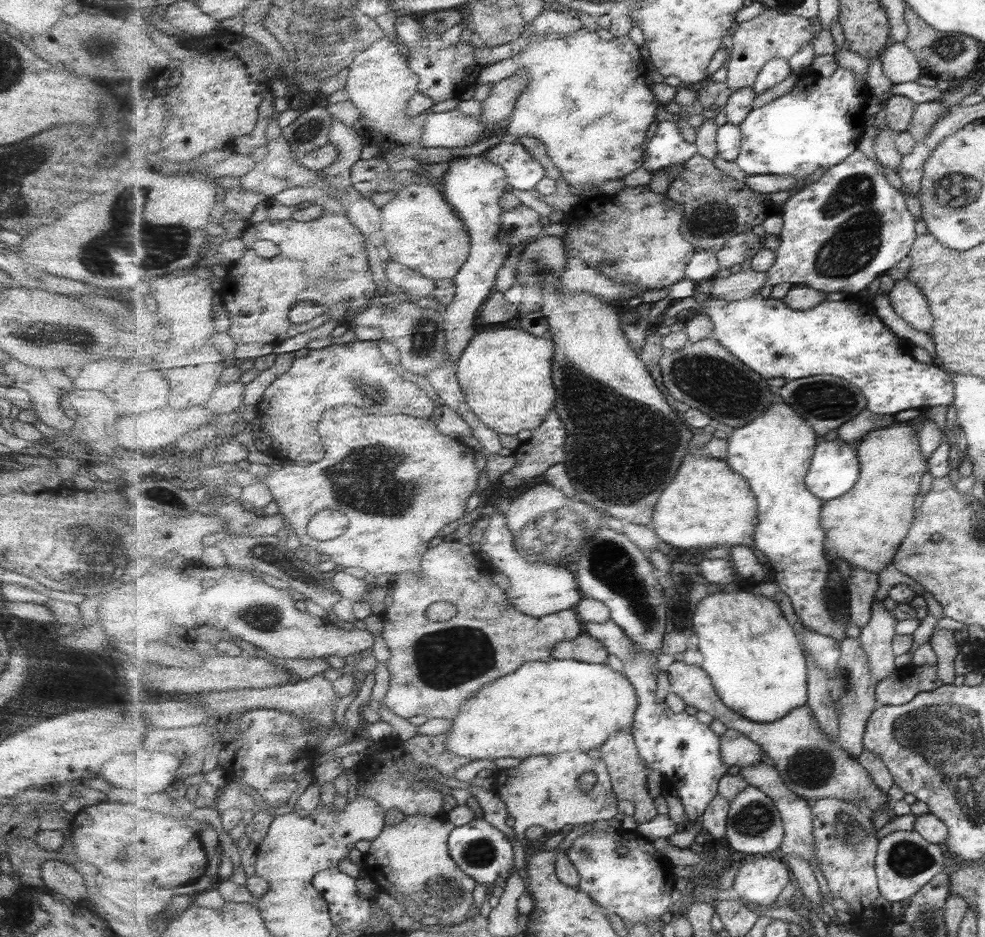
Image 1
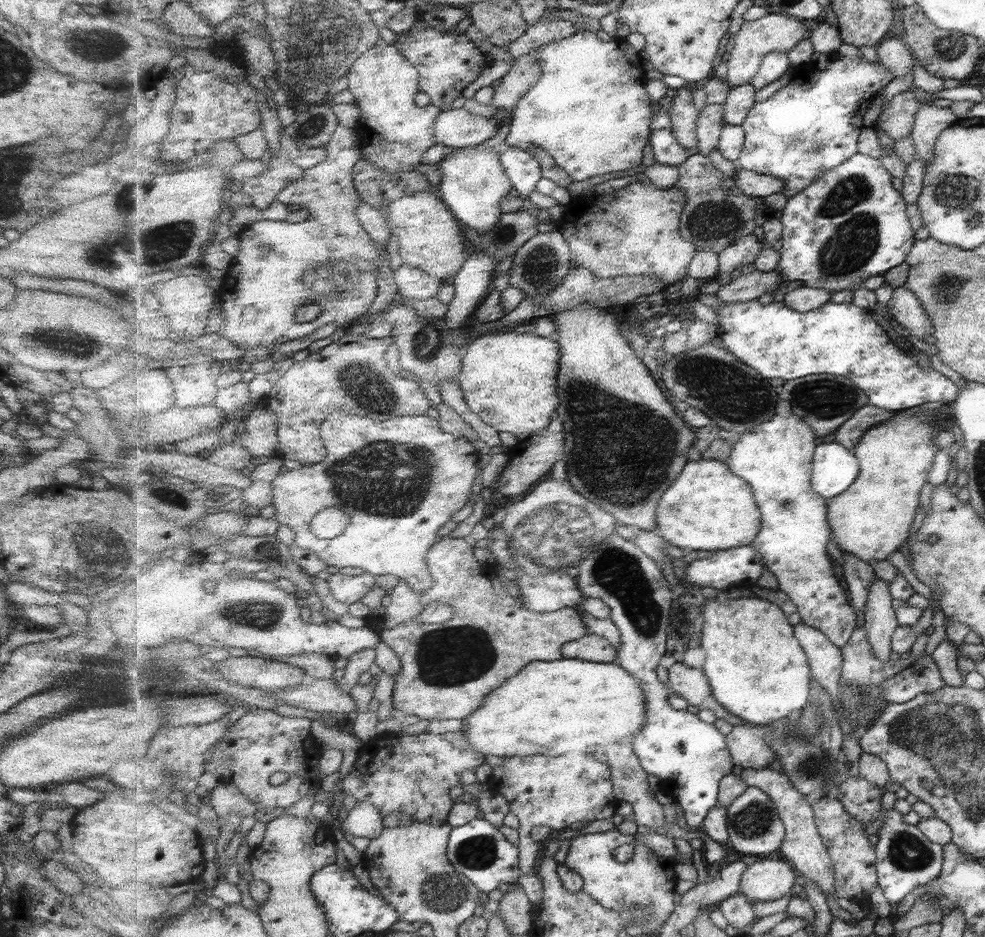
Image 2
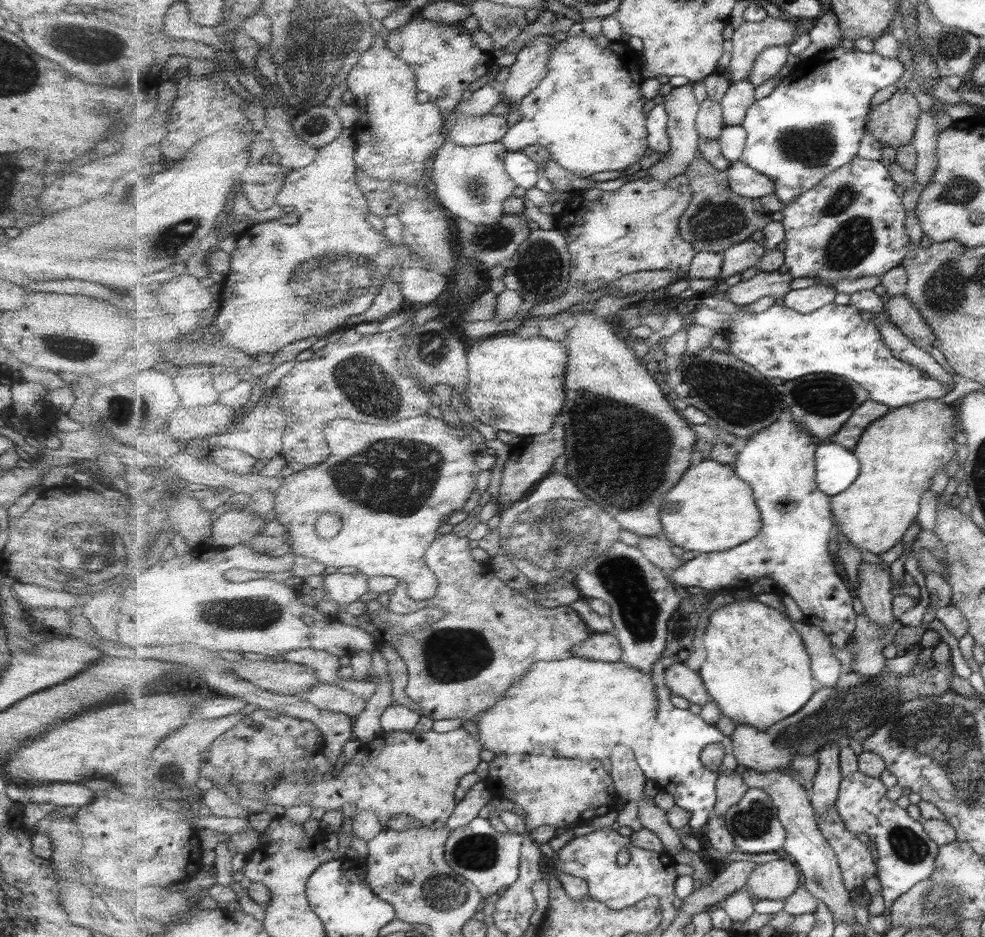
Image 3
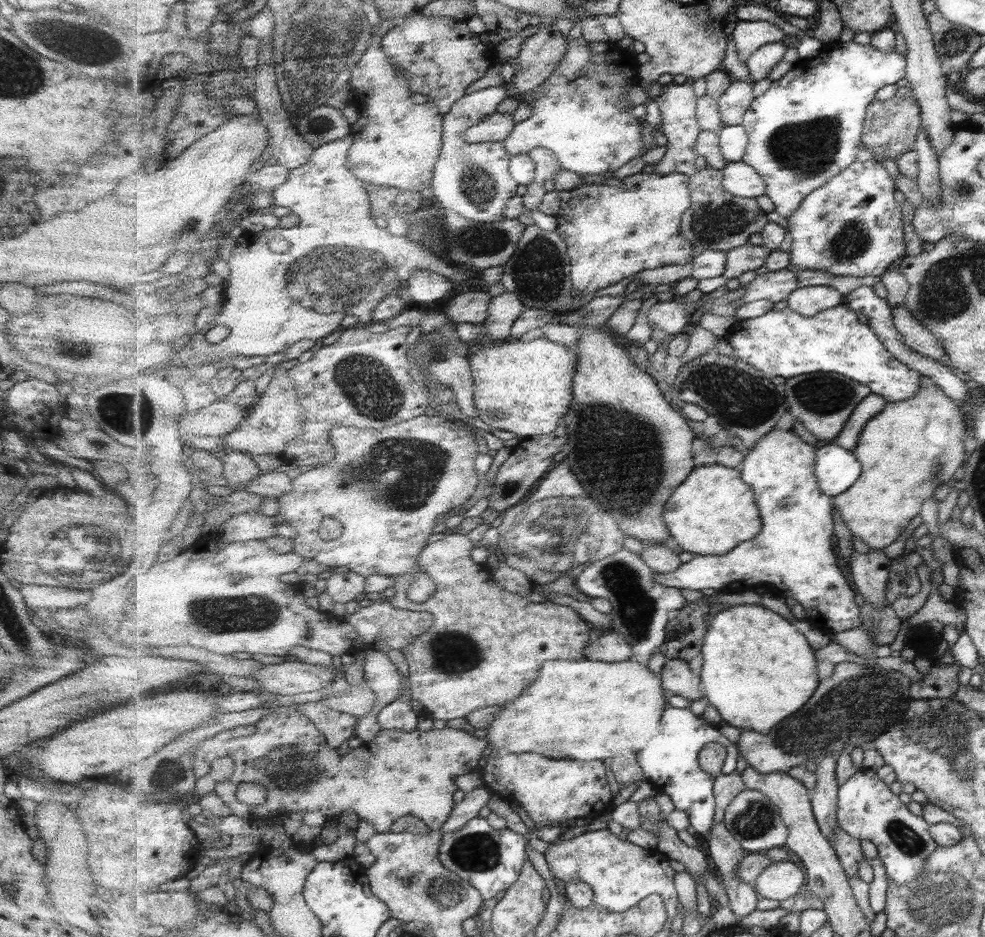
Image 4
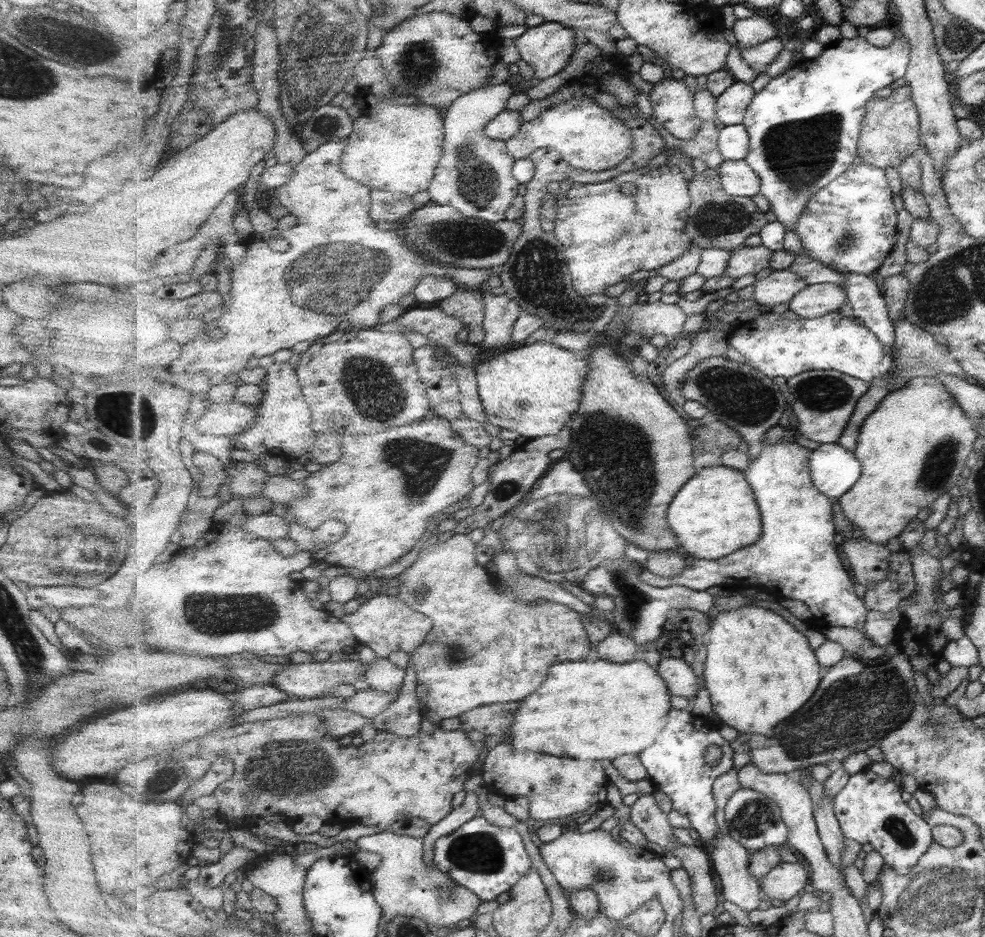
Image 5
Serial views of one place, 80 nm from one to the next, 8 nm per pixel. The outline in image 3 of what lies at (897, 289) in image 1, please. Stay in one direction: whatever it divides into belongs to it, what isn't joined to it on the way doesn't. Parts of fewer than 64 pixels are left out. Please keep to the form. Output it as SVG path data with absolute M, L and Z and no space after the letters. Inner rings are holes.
M906 295L891 297L886 301L886 310L890 320L921 348L929 351L931 346L937 345L937 335L911 298Z

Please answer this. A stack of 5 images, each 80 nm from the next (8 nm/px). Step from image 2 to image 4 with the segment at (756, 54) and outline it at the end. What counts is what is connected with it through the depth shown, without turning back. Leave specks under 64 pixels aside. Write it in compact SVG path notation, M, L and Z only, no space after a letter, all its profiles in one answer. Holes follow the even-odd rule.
M739 20L734 31L731 33L734 40L734 44L737 48L737 58L740 62L746 64L747 59L756 53L761 47L765 45L781 42L788 32L793 30L785 31L778 24L773 24L767 21L741 21Z

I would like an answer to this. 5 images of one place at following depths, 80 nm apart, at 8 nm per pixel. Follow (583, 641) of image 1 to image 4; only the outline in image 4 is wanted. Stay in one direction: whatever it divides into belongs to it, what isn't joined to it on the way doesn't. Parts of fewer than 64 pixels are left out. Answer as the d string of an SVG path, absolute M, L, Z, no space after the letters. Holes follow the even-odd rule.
M608 631L603 637L592 638L585 649L585 659L601 662L626 662L633 658L633 648L627 638L617 631Z

